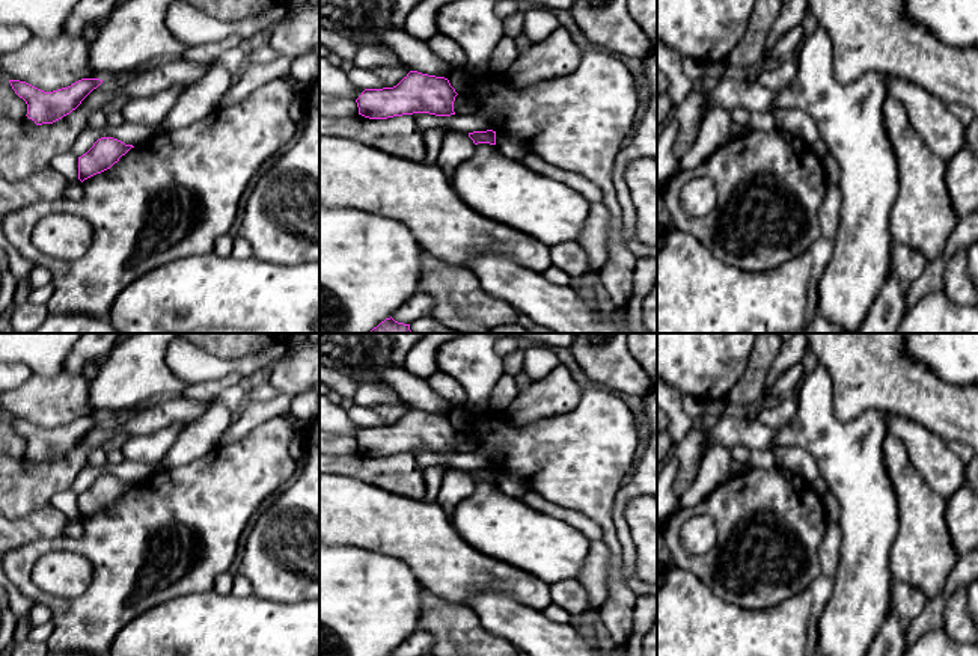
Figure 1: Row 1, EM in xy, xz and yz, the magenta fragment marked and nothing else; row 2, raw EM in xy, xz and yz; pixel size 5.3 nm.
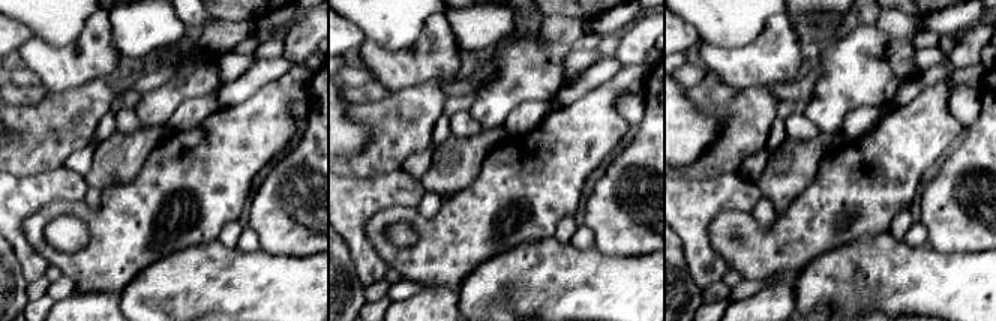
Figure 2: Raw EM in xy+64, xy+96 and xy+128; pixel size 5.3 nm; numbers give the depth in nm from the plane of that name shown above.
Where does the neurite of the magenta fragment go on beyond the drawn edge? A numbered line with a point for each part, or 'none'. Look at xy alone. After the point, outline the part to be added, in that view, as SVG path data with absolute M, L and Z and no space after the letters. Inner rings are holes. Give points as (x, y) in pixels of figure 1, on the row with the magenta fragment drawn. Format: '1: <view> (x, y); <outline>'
none

